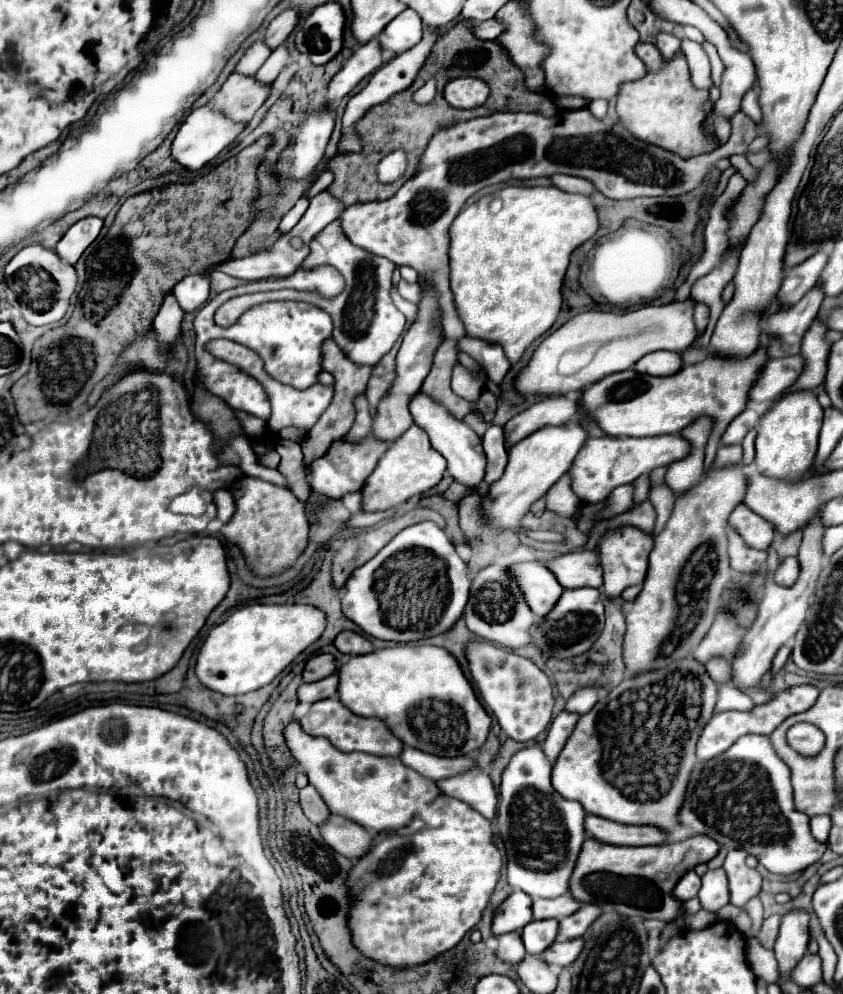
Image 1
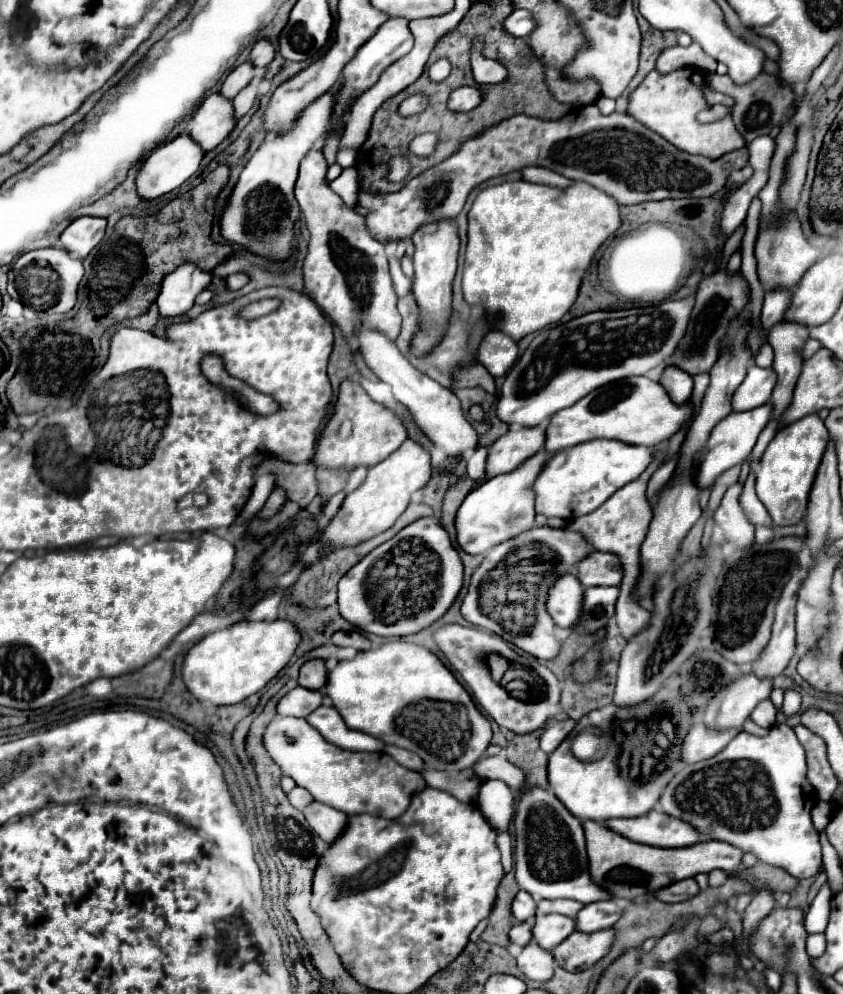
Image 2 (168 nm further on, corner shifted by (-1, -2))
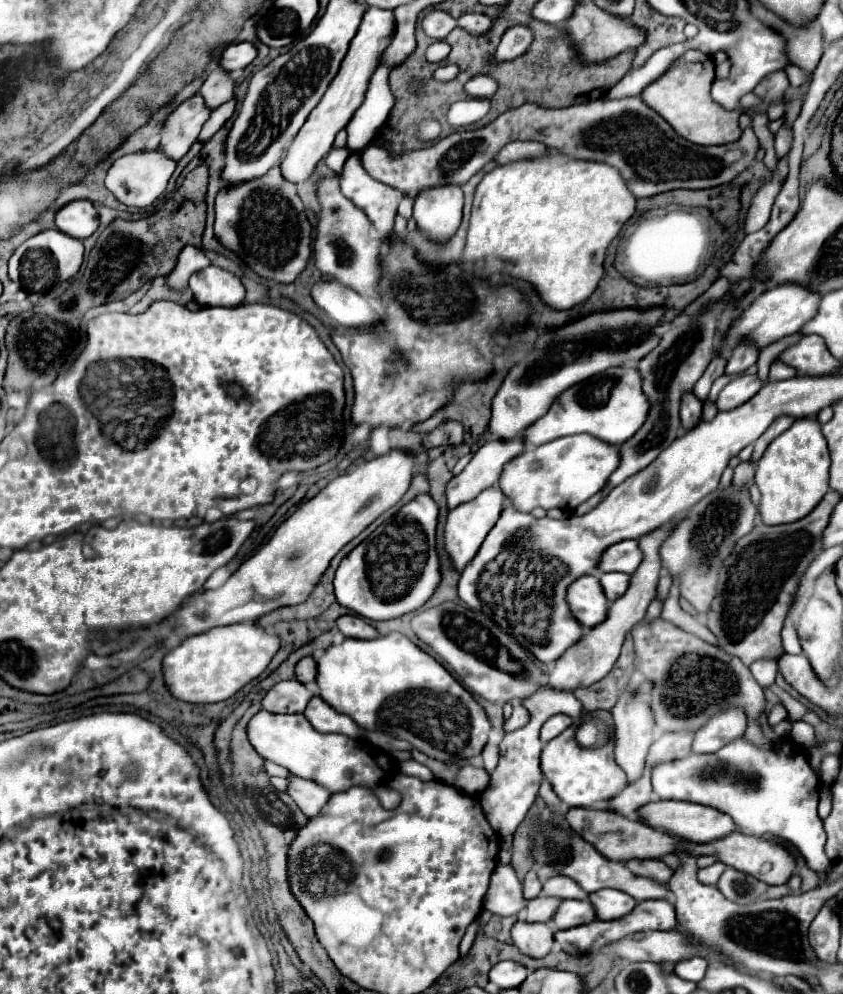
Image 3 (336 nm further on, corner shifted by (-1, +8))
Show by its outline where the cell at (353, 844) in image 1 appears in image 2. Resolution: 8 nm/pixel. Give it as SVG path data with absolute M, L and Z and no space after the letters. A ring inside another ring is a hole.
M313 801L311 807L303 807L303 815L305 815L307 823L311 825L311 829L325 843L333 843L347 825L347 815L343 815L341 811L335 811L333 807L327 807L325 803L319 803L319 801Z

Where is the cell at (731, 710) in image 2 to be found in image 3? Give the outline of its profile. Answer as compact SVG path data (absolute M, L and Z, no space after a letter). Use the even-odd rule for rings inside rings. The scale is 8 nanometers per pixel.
M743 707L721 709L707 721L693 741L693 753L715 753L727 741L743 735L747 729L747 713Z

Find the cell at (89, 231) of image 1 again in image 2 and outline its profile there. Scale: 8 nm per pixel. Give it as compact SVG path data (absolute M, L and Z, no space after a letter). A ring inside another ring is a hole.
M79 217L75 219L63 233L61 233L61 245L71 255L85 259L89 251L103 239L105 235L105 219L99 217Z

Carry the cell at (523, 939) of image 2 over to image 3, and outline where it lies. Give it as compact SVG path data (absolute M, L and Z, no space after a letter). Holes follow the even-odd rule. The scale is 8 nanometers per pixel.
M535 897L527 903L527 909L525 909L525 919L527 923L541 923L541 921L549 921L557 909L559 901L555 899L549 899L549 897Z

